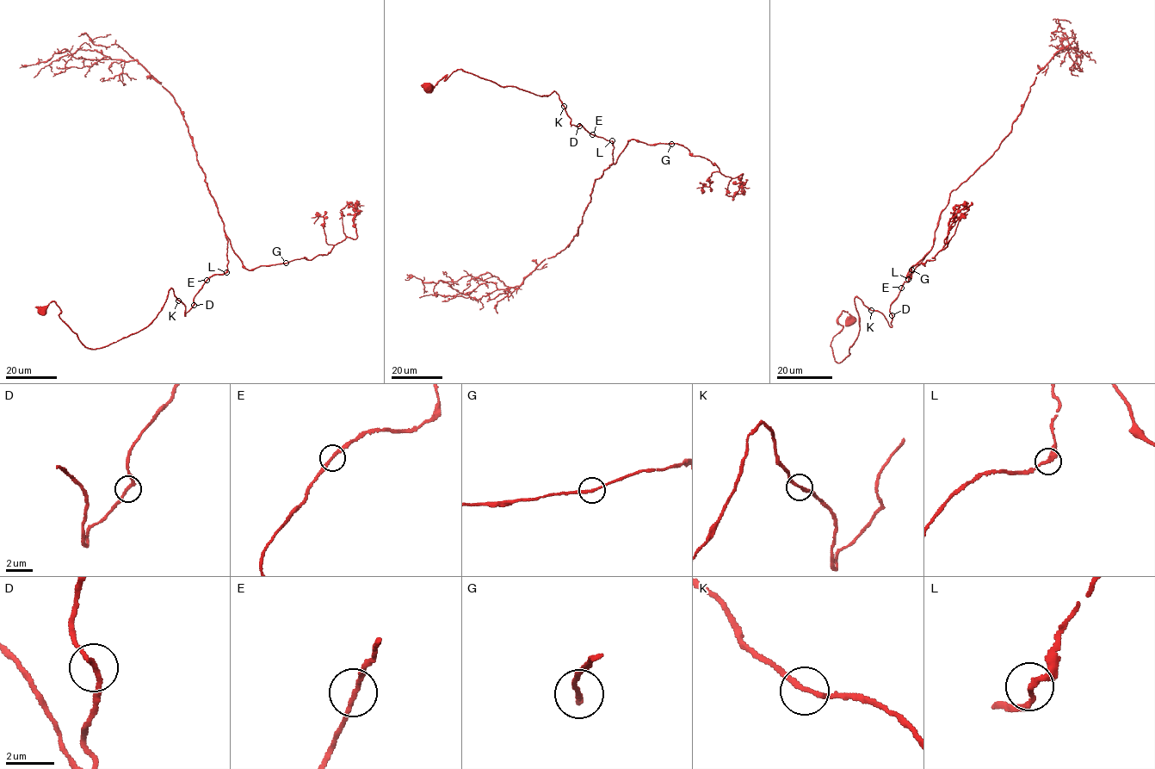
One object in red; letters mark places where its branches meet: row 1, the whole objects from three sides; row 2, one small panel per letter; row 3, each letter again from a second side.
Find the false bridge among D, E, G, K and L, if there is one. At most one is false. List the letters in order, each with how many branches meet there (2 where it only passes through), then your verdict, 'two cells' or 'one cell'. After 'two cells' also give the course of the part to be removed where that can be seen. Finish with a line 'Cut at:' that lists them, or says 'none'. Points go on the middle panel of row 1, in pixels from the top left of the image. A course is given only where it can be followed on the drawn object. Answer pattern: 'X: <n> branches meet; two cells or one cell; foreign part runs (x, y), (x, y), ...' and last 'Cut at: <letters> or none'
D: 2 branches meet; one cell
E: 2 branches meet; one cell
G: 2 branches meet; one cell
K: 2 branches meet; one cell
L: 2 branches meet; one cell
Cut at: none

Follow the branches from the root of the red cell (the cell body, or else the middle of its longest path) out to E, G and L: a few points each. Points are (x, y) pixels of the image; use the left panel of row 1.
E: (42, 309), (53, 301), (78, 338), (100, 348), (145, 328), (170, 288), (185, 316), (206, 279)
G: (42, 309), (100, 348), (145, 328), (170, 288), (185, 316), (227, 270), (228, 238), (248, 269), (286, 263)
L: (42, 309), (53, 301), (78, 338), (100, 348), (145, 328), (170, 288), (185, 316), (202, 284), (226, 272)

